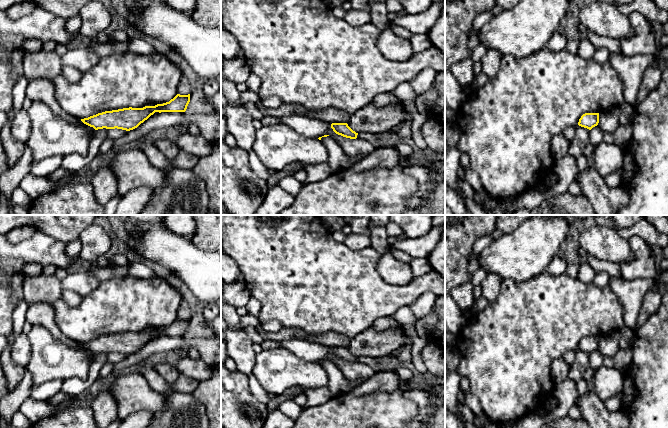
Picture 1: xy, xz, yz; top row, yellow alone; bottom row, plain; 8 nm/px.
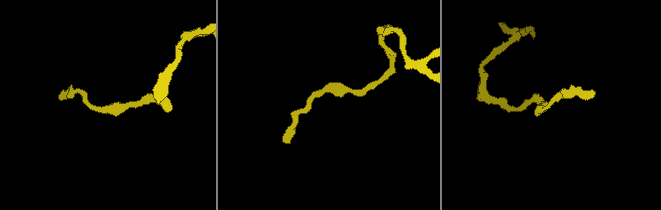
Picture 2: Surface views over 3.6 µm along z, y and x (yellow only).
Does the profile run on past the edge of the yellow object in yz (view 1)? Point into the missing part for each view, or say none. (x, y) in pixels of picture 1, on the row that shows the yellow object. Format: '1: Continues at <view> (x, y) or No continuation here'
1: No continuation here

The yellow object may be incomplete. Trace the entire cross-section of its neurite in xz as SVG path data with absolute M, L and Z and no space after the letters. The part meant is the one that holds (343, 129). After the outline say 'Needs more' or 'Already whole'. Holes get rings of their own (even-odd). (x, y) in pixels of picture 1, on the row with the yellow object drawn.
M332 123L331 128L336 134L346 138L356 139L358 135L358 133L353 131L347 123Z. Already whole

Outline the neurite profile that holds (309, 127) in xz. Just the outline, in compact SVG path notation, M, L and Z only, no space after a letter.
M303 115L282 116L279 119L281 123L308 138L319 138L324 135L331 136L348 156L362 156L364 158L376 149L365 139L350 139L336 134L331 128L331 124L326 121Z

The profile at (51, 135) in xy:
M40 100L33 101L27 113L31 132L25 146L31 149L35 162L72 153L87 156L91 141L89 131L57 116Z

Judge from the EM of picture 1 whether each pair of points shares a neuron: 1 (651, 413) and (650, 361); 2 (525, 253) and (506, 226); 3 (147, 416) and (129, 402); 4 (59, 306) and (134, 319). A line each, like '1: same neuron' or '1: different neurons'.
1: same neuron
2: different neurons
3: different neurons
4: same neuron

